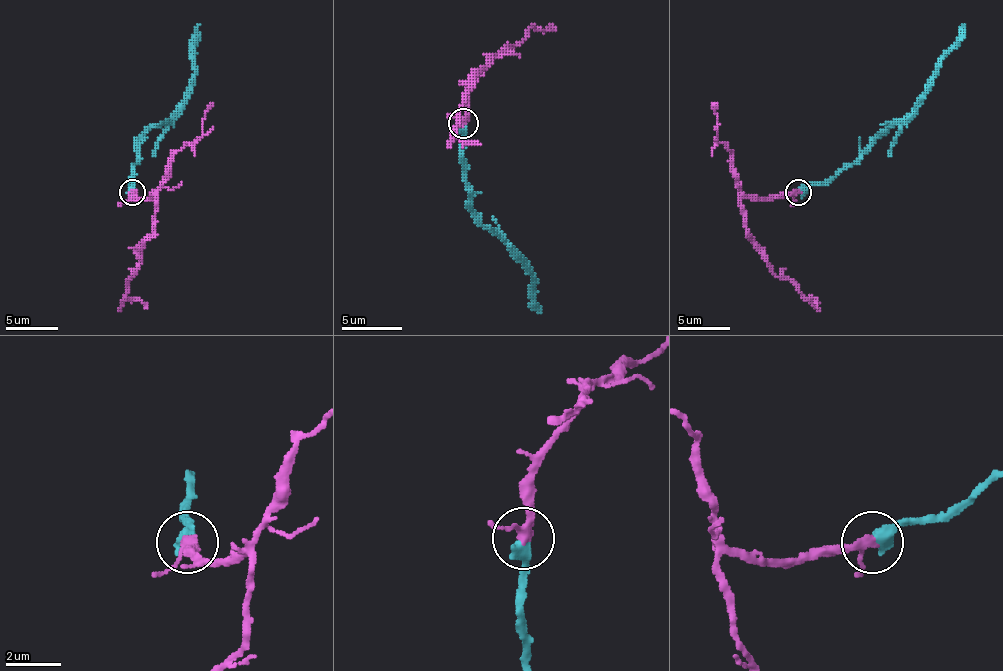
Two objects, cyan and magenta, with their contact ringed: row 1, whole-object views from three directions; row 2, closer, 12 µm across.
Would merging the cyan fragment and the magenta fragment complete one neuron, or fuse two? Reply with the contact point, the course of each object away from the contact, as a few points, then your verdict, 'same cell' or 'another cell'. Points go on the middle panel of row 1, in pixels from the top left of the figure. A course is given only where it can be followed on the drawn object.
at (463, 123); cyan runs (463, 123), (463, 180), (472, 192), (472, 210), (526, 264), (535, 279), (538, 312); magenta runs (463, 123), (469, 87), (493, 57), (463, 99), (457, 135), (481, 144); same cell

